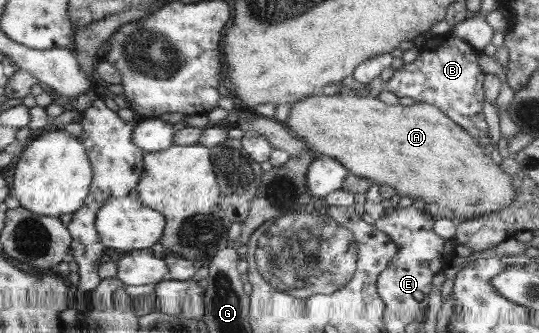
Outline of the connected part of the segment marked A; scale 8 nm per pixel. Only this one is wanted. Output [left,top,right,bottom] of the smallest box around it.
[284,92,515,221]

